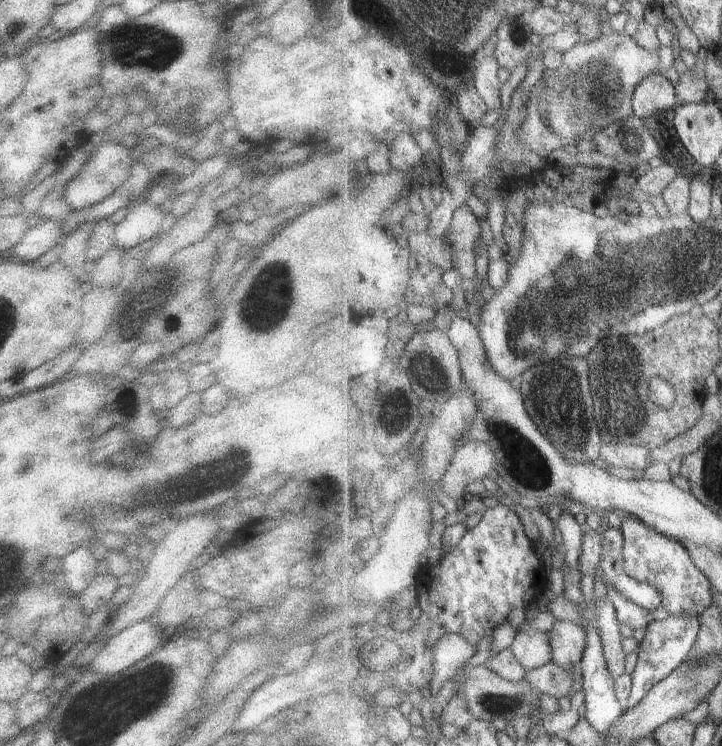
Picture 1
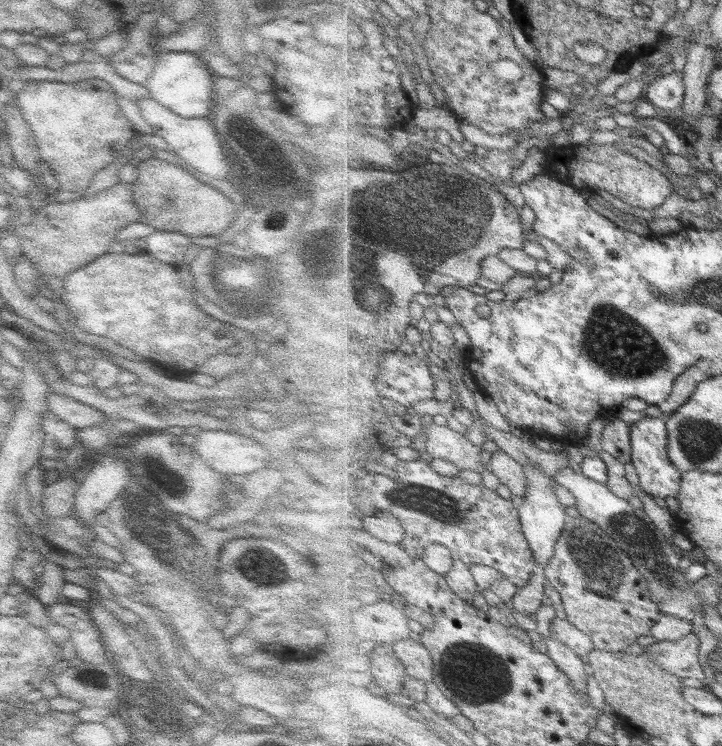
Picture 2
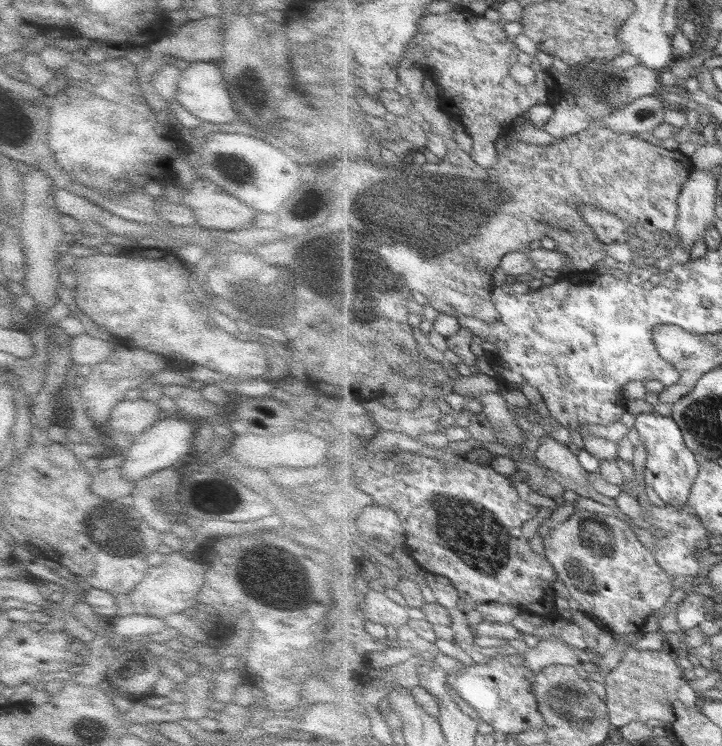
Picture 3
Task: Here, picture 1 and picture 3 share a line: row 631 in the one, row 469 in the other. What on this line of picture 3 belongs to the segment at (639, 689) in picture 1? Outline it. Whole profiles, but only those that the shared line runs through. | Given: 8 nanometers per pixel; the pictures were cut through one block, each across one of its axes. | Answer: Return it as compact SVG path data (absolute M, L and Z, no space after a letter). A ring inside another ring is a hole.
M656 413L638 414L636 430L647 451L643 472L644 482L666 504L676 507L687 505L695 479L699 474L702 459L687 447L678 421L673 416L662 416Z

